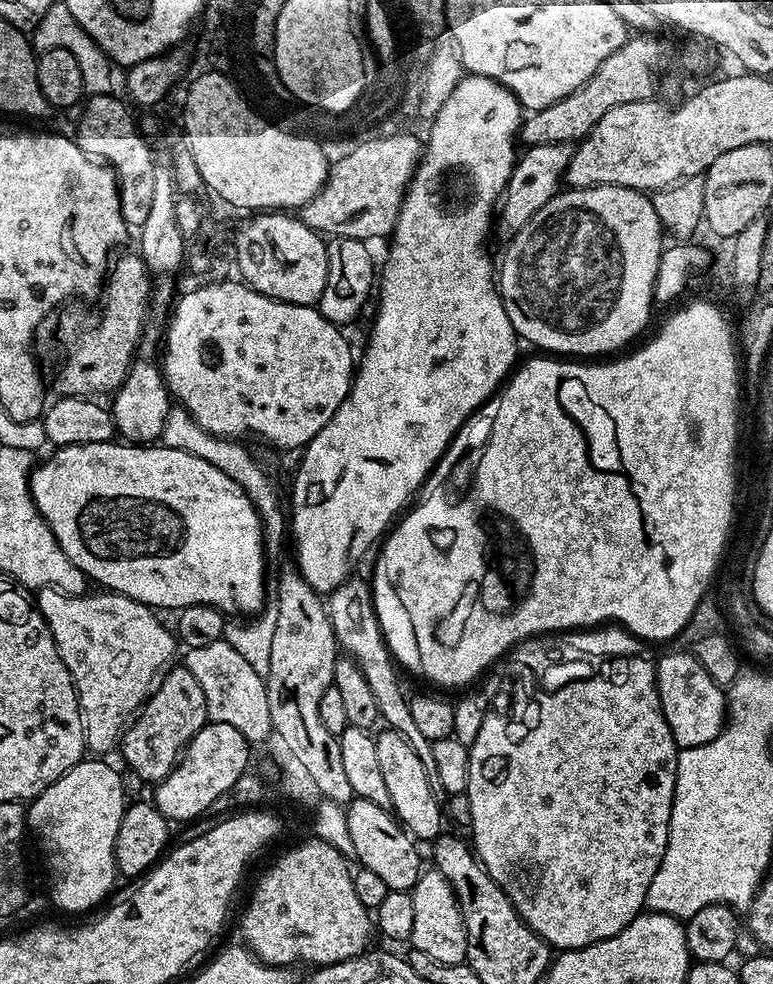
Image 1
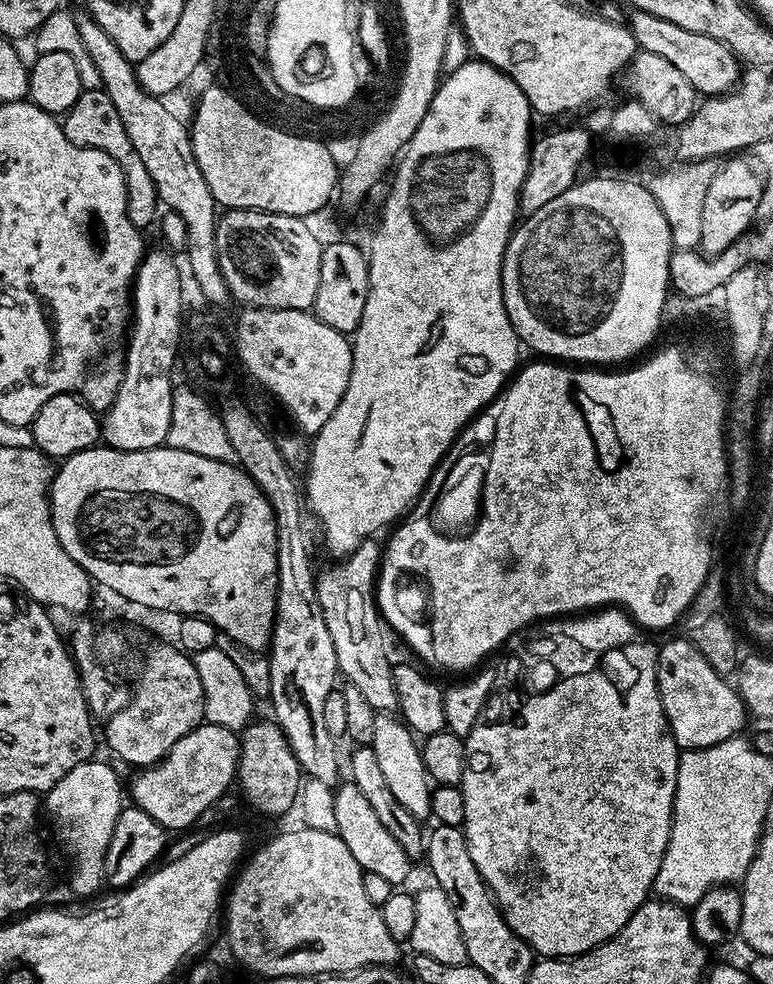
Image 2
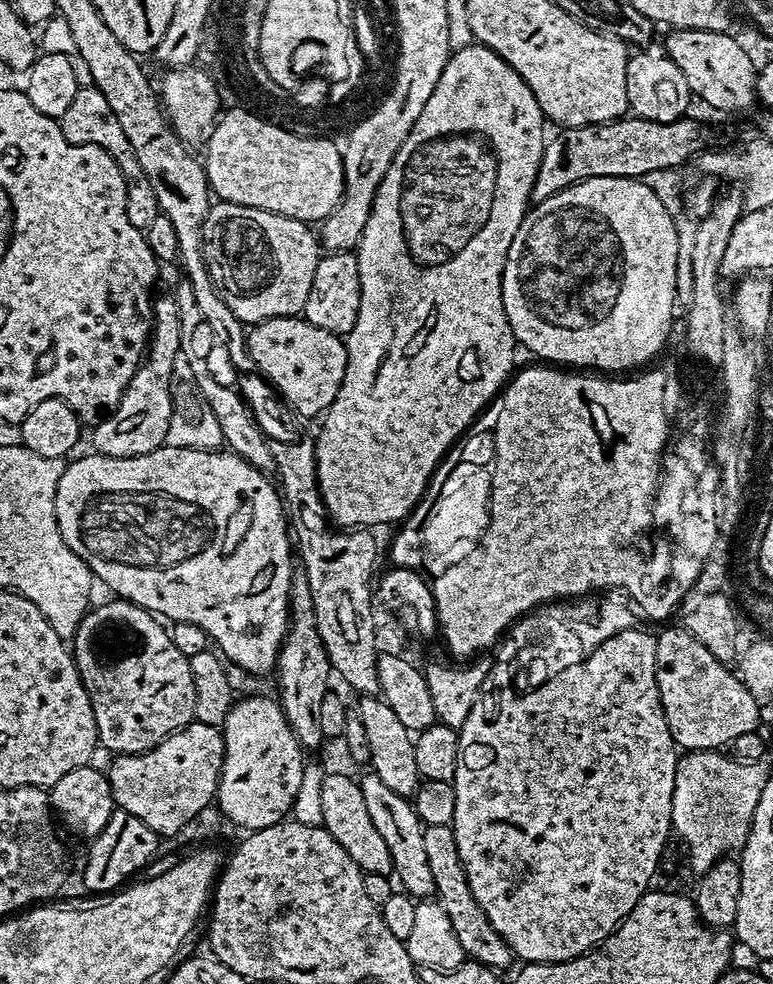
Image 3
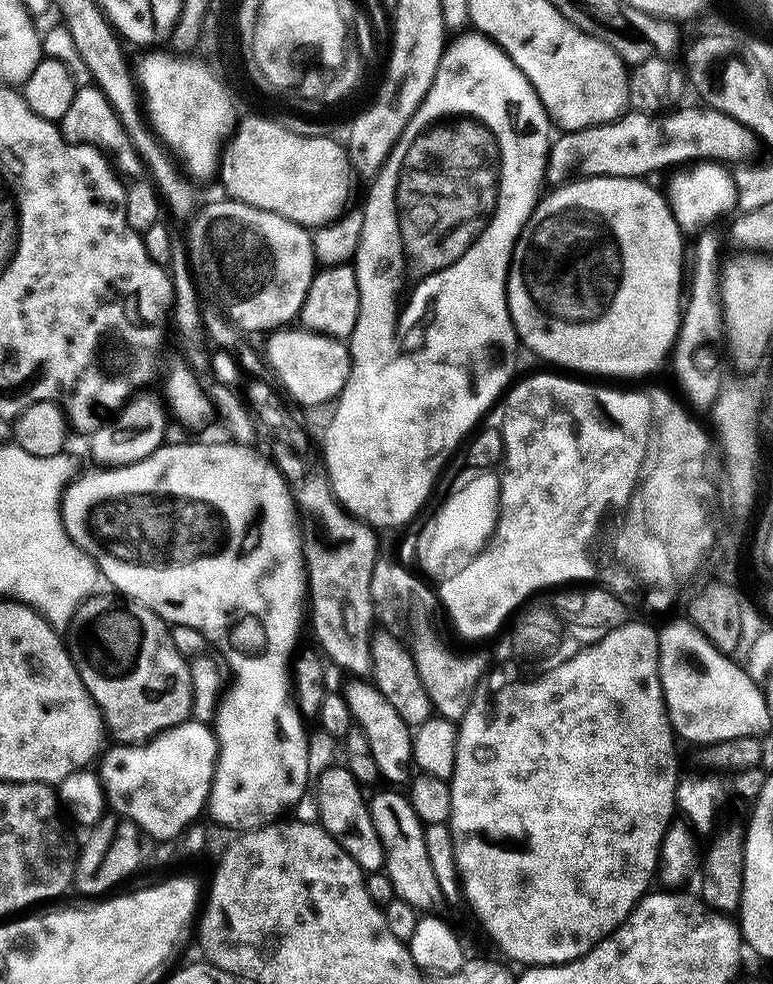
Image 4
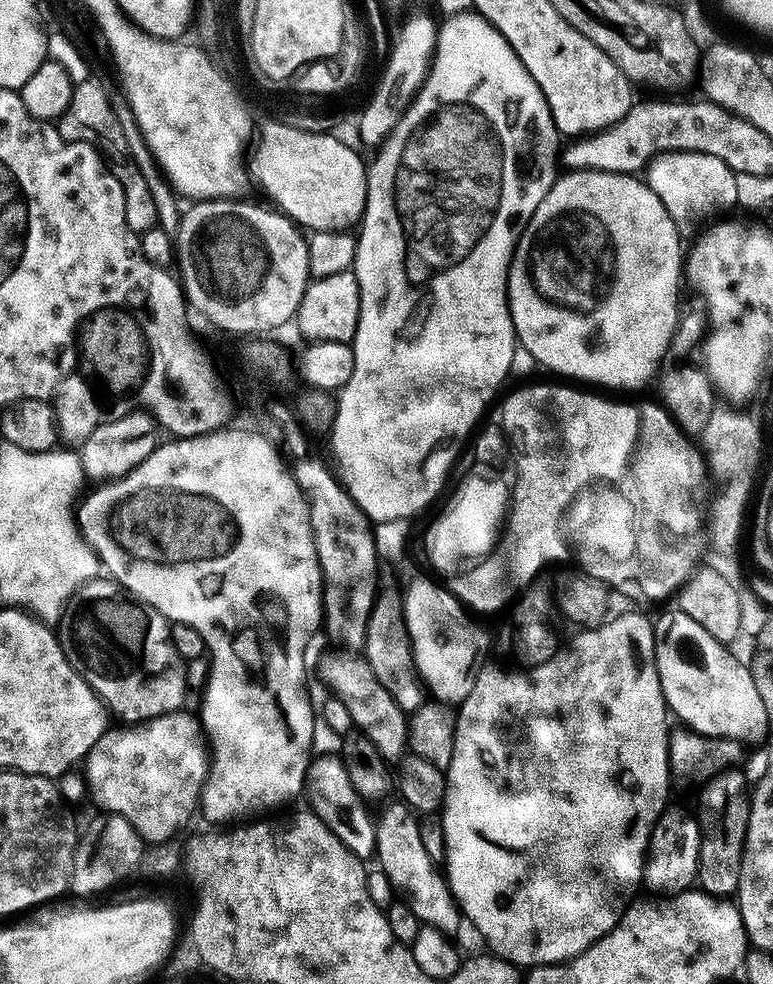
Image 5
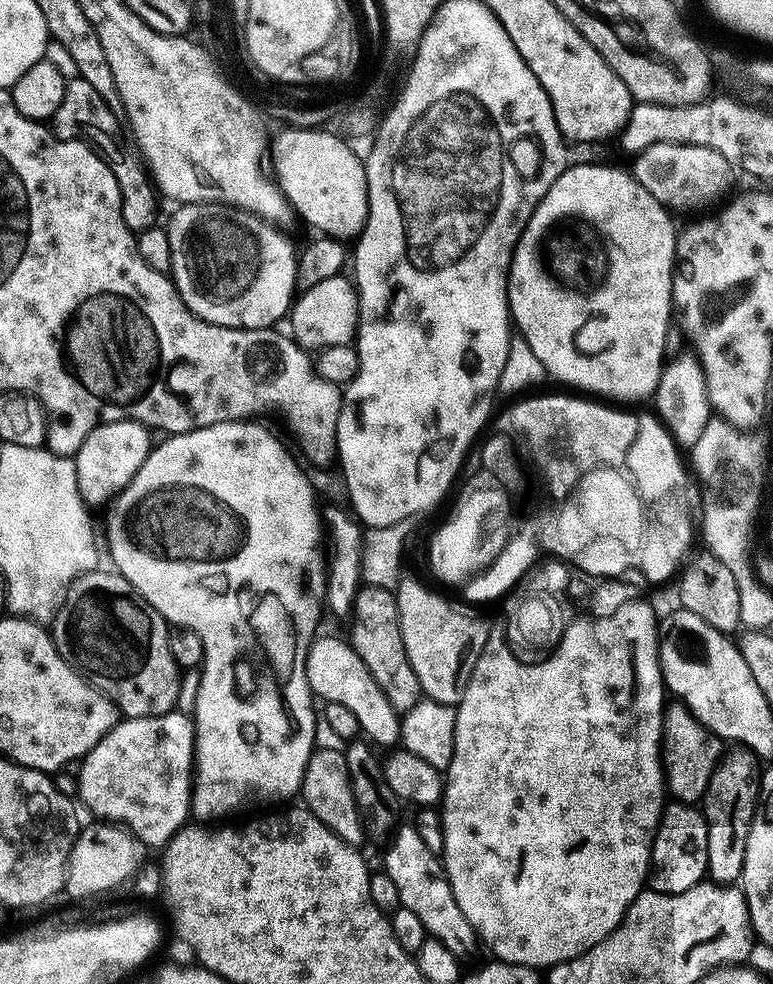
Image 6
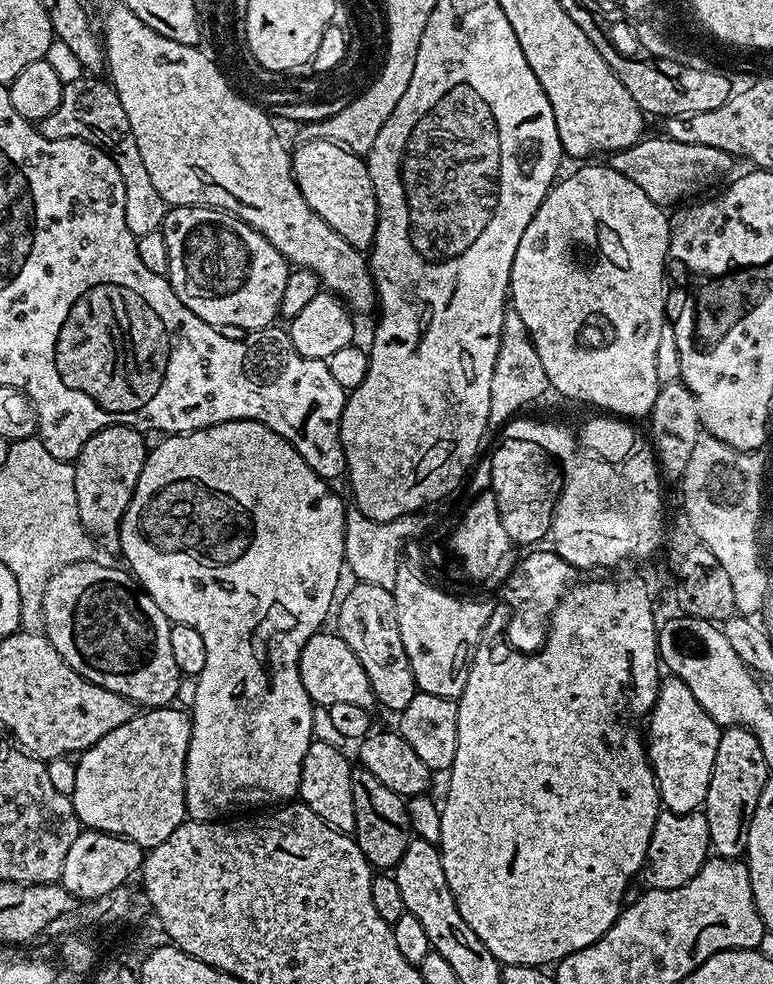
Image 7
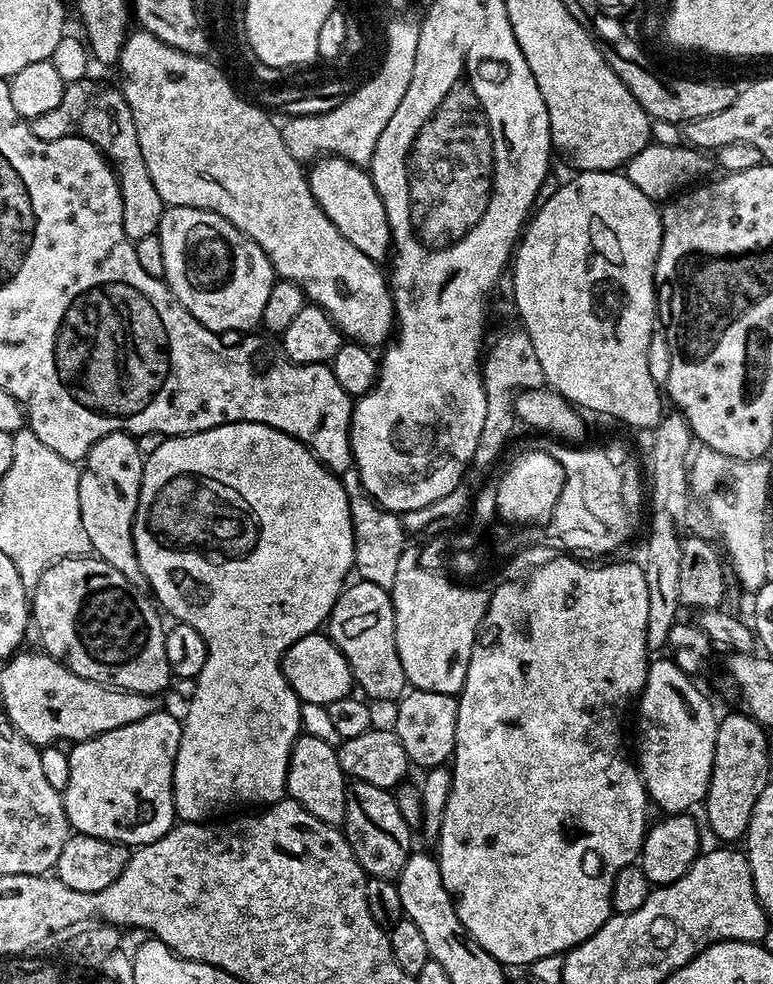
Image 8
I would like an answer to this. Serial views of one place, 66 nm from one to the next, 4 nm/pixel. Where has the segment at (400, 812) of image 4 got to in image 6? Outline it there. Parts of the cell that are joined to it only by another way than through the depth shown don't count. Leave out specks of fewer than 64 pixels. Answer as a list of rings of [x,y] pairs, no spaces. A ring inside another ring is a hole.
[[[415,827],[402,828],[391,837],[392,845],[384,856],[382,871],[390,874],[394,886],[398,886],[401,905],[420,919],[422,926],[426,926],[429,937],[448,948],[450,954],[464,958],[467,952],[475,950],[476,944],[478,948],[478,937],[466,914],[458,910],[458,902],[454,898],[451,886],[448,885],[448,875],[444,873],[441,857],[432,852],[430,846],[426,846],[426,842],[422,842]]]

